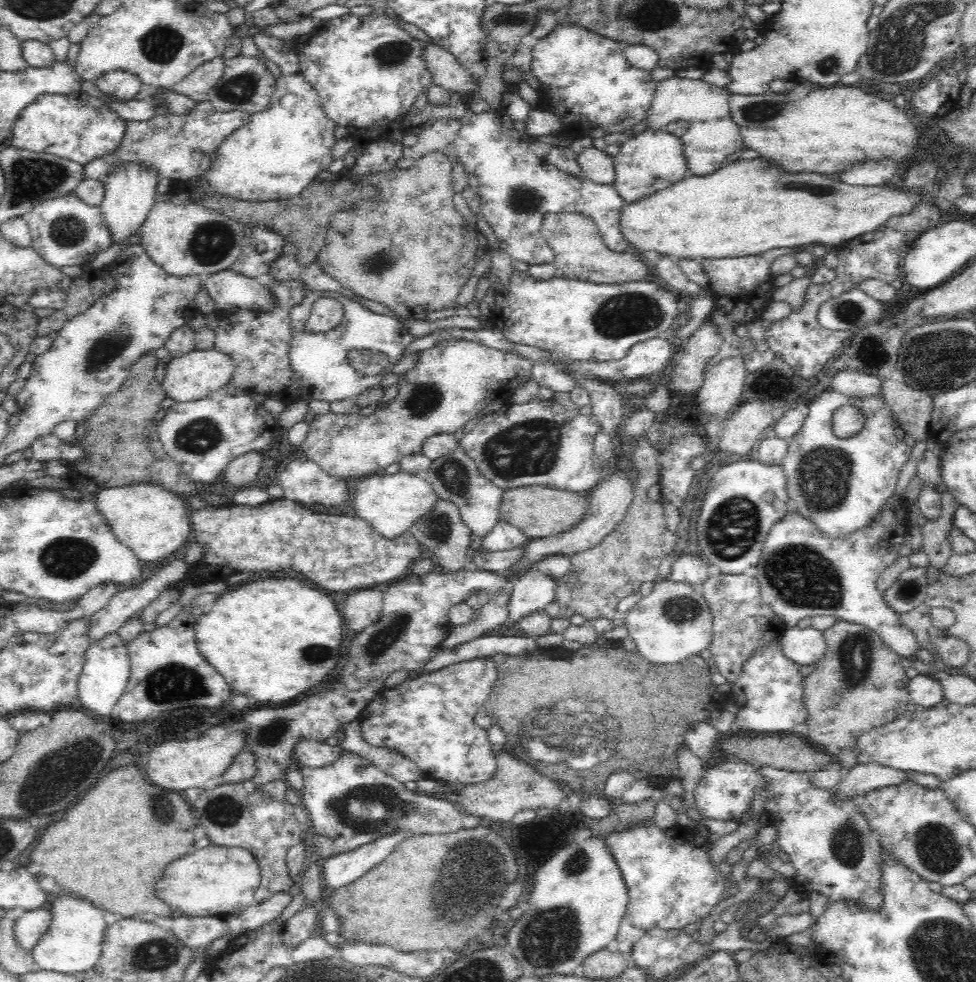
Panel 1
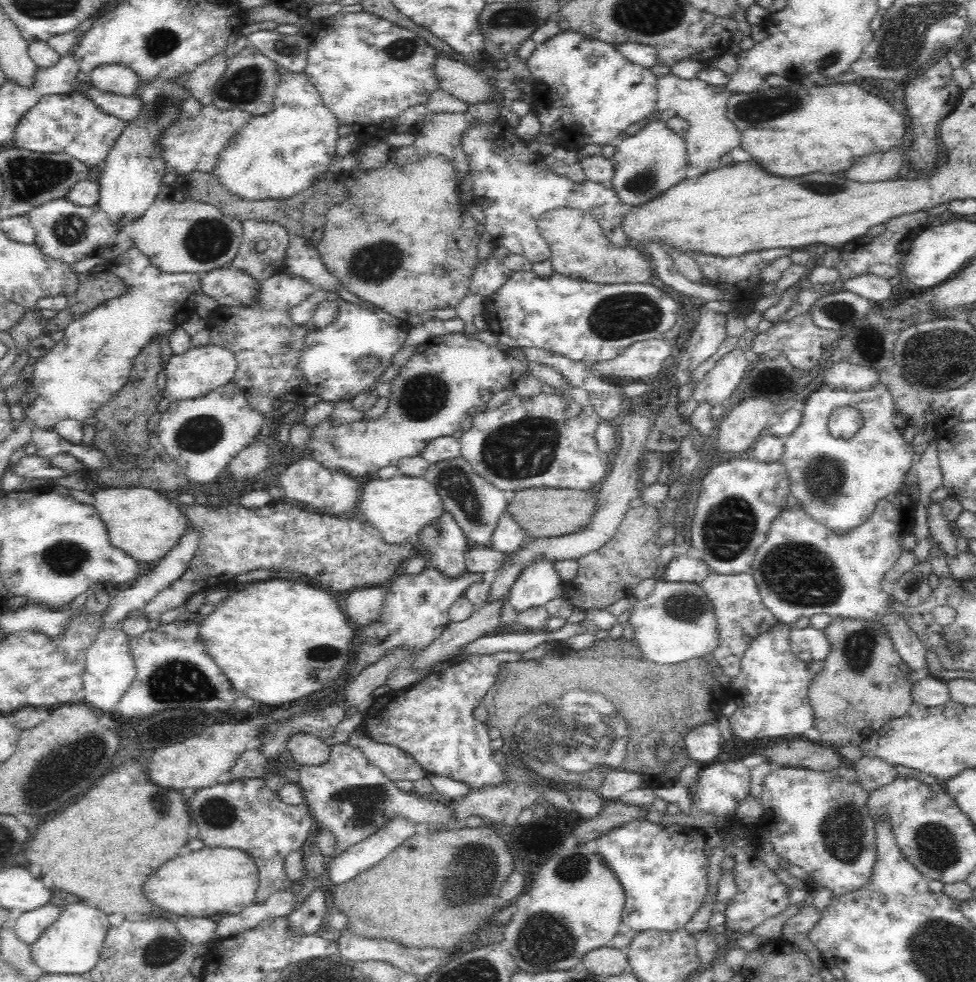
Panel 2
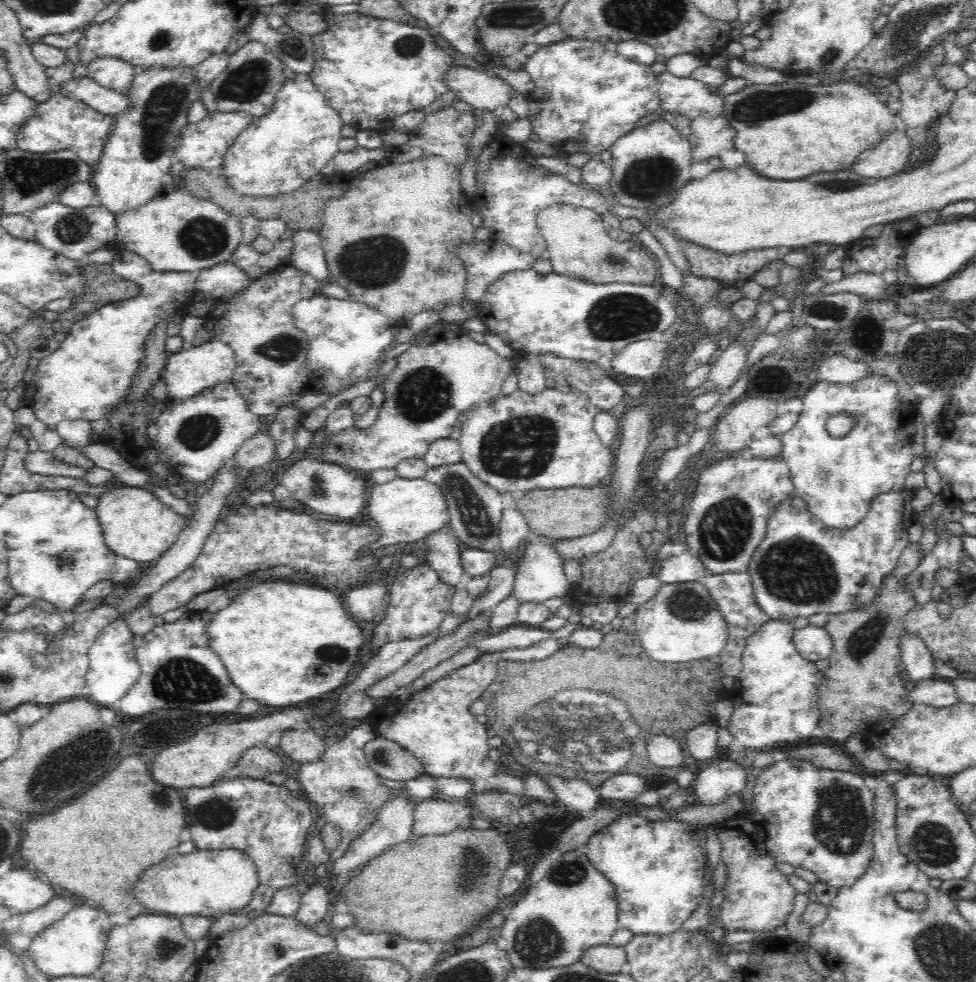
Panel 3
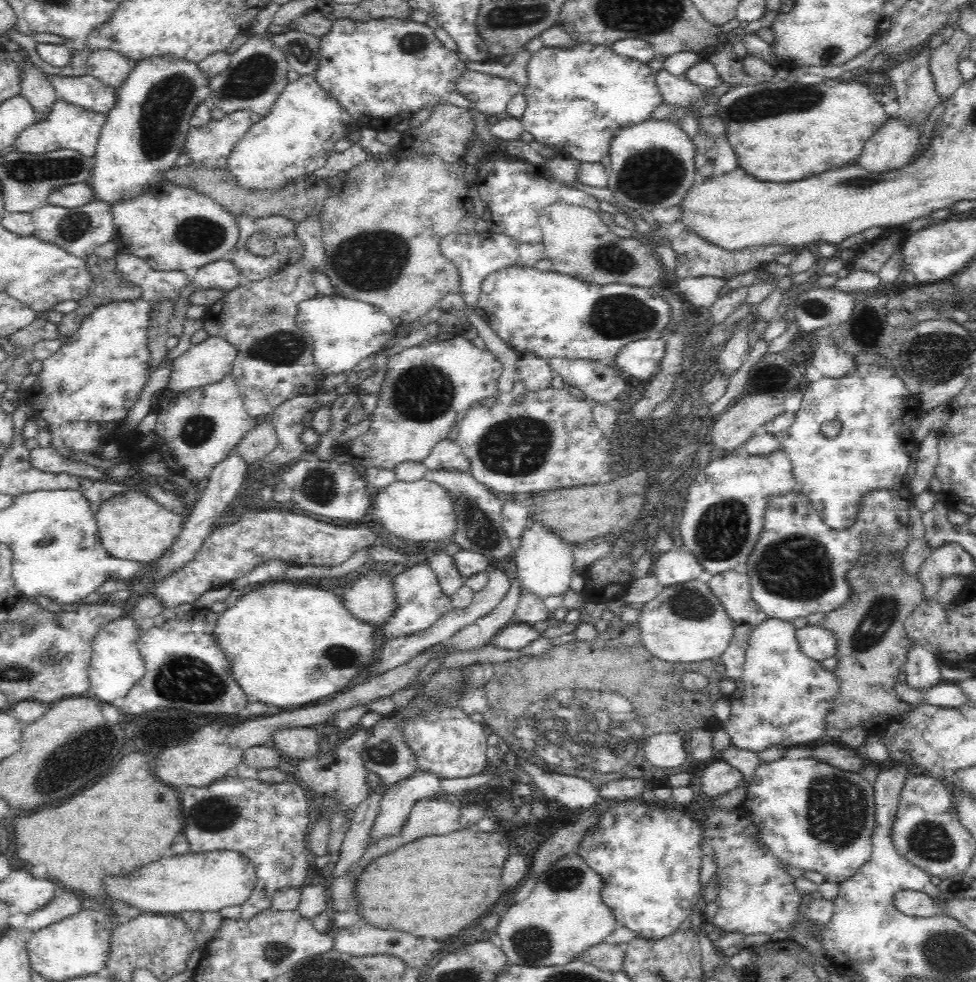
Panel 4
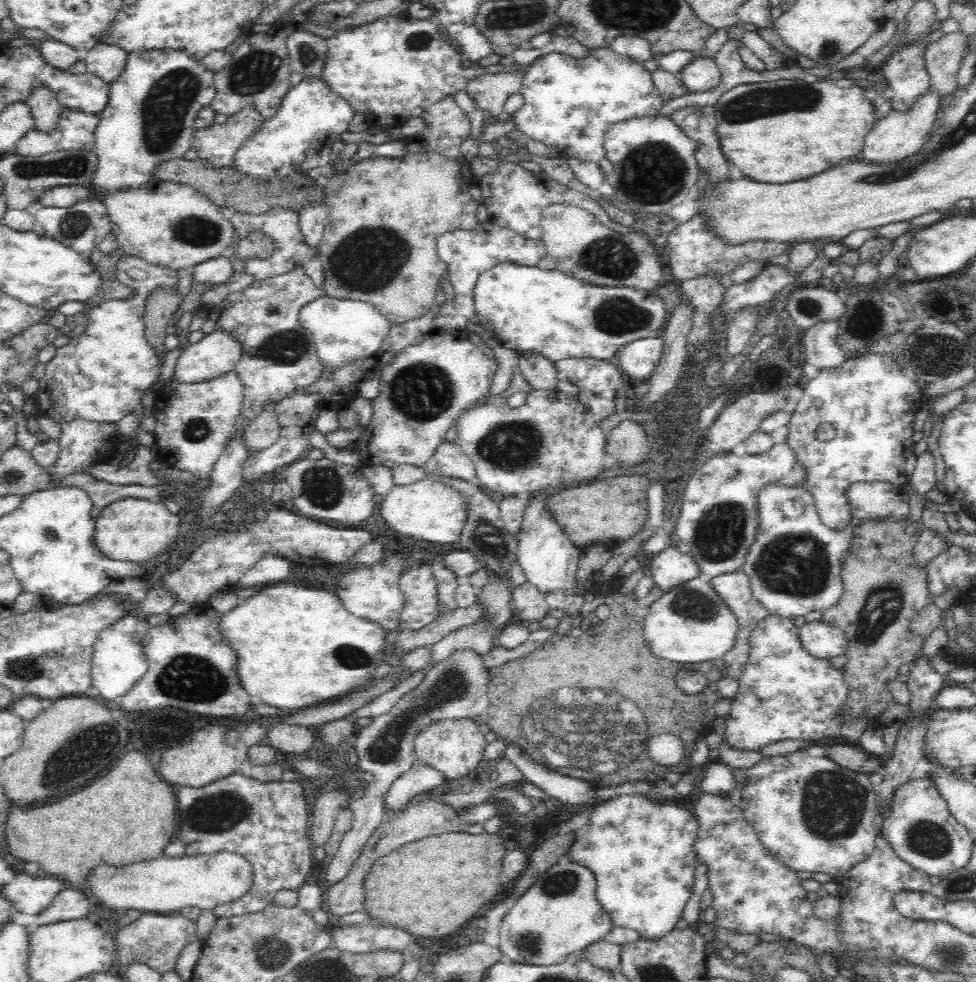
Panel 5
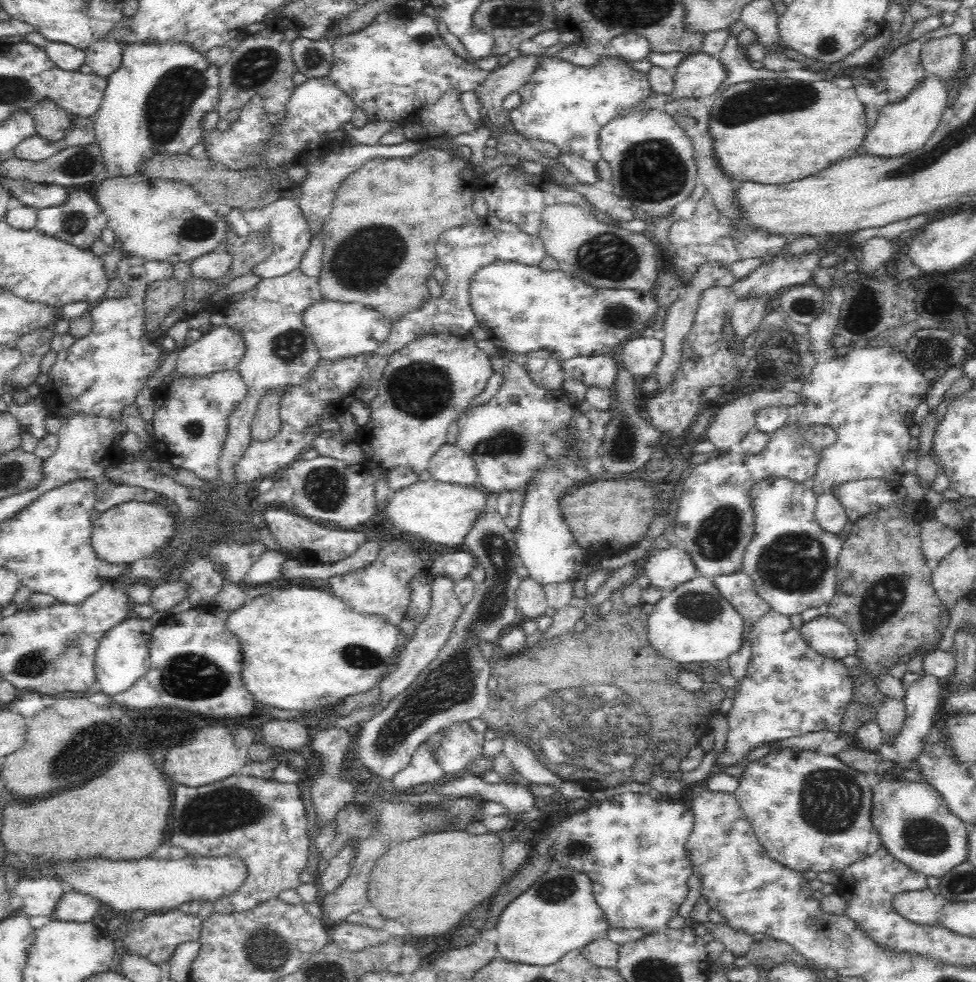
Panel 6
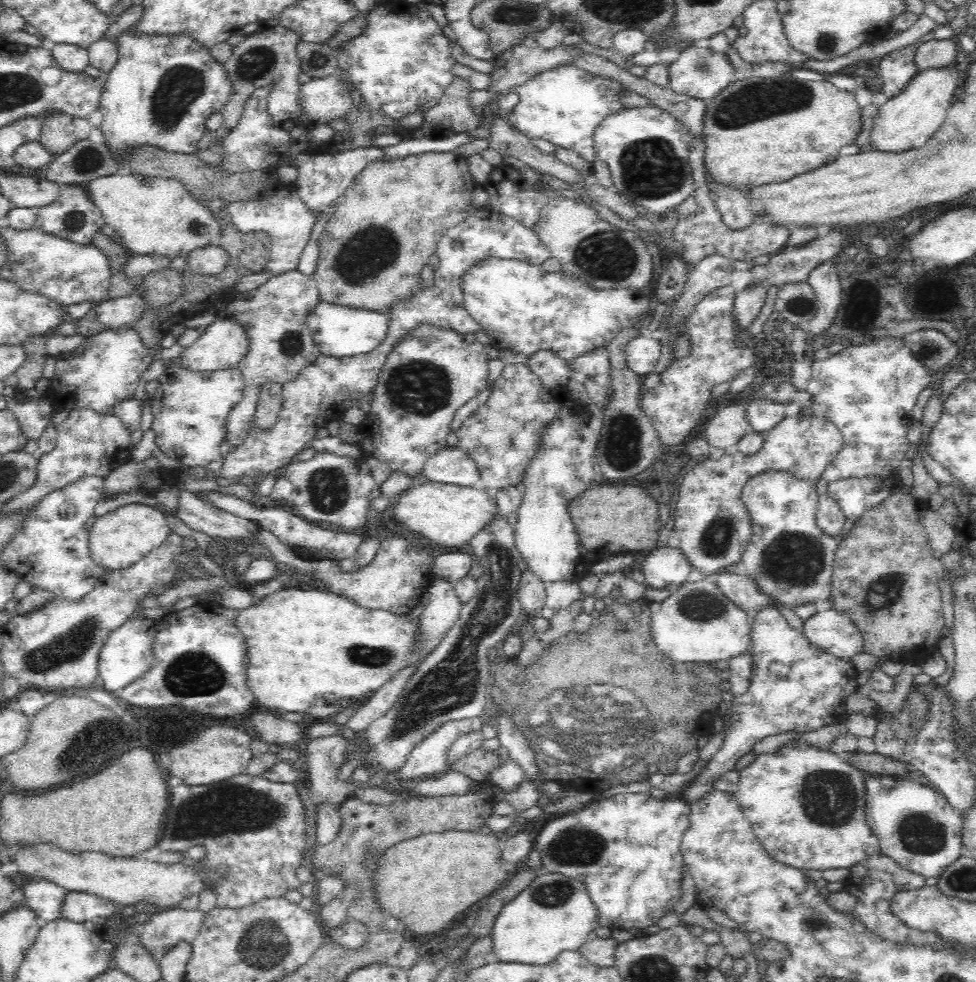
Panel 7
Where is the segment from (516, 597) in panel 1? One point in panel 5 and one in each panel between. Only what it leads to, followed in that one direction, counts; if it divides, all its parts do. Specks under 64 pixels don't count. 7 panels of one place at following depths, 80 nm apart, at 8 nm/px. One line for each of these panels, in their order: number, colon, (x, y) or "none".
2: (538, 584)
3: (539, 577)
4: (544, 563)
5: (549, 560)

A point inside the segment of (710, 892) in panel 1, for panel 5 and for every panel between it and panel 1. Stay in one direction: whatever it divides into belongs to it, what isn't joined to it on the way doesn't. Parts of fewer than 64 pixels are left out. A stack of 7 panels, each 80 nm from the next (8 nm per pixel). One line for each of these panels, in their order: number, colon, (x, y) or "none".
2: (663, 869)
3: (659, 869)
4: (648, 856)
5: (641, 851)

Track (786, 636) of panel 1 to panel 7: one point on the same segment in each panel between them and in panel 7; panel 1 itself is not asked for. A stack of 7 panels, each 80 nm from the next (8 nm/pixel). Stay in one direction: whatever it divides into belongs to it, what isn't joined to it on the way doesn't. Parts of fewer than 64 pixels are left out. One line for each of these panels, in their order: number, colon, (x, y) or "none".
2: (809, 645)
3: (813, 643)
4: (817, 643)
5: (822, 641)
6: (827, 637)
7: (832, 631)

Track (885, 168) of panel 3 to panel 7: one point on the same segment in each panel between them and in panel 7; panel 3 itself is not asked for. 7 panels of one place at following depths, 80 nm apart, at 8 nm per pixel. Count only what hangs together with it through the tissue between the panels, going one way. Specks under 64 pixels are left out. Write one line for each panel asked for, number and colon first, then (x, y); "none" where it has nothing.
4: (892, 148)
5: (900, 134)
6: (901, 128)
7: (906, 121)

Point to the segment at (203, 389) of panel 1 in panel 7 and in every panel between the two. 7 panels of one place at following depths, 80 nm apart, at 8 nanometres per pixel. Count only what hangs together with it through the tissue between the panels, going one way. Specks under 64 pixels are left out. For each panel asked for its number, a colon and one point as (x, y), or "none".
2: (189, 376)
3: (187, 373)
4: (210, 361)
5: (217, 353)
6: (220, 349)
7: (221, 346)

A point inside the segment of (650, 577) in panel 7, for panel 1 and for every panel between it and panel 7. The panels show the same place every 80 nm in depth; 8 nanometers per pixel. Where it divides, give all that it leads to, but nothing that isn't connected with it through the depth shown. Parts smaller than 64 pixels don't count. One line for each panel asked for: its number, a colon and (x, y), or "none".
1: (690, 569)
2: (682, 568)
3: (685, 568)
4: (673, 567)
5: (672, 567)
6: (668, 568)

